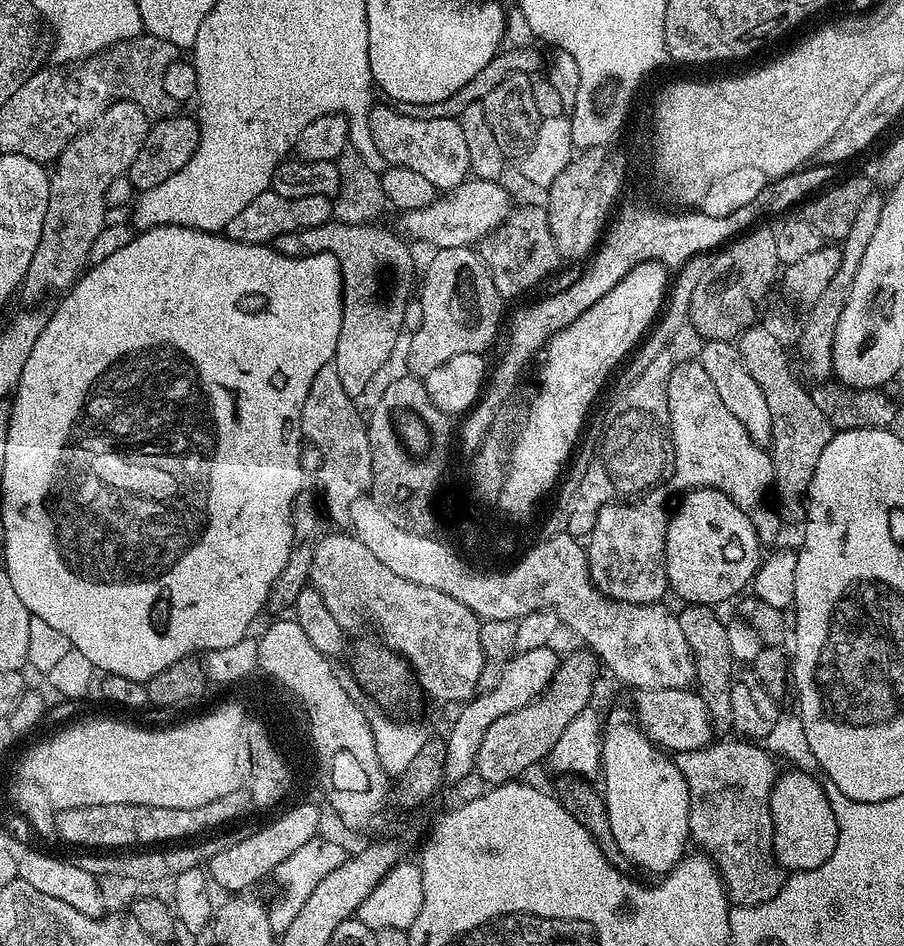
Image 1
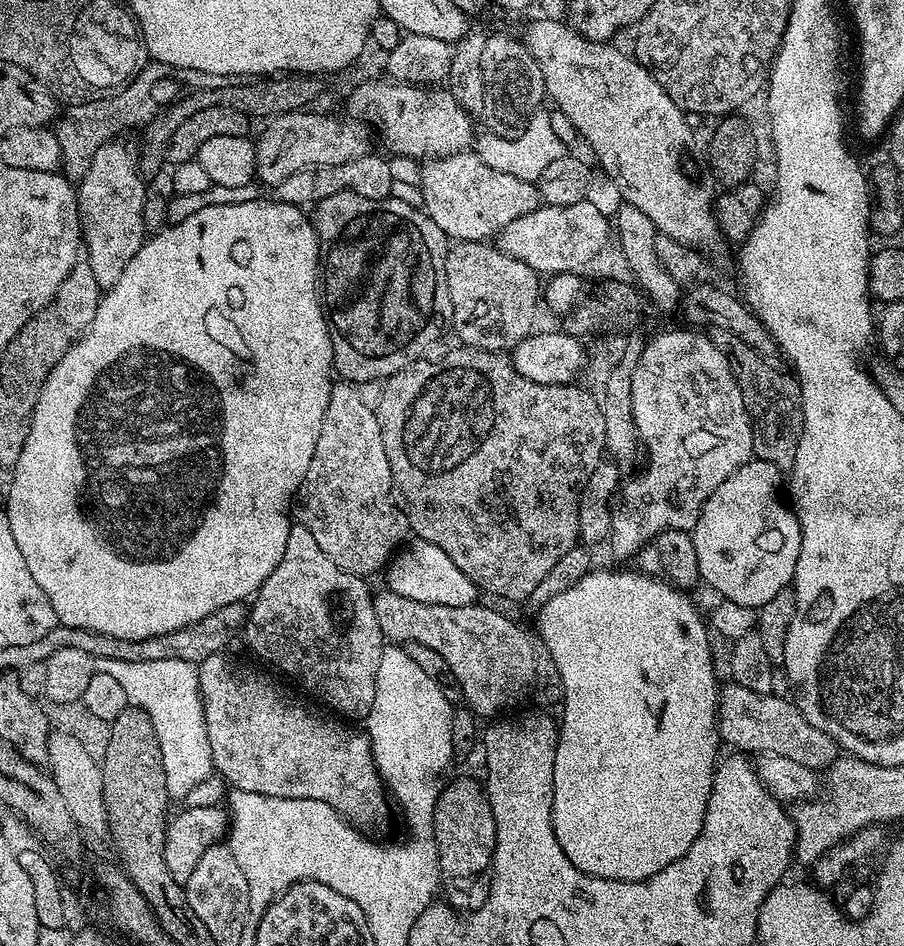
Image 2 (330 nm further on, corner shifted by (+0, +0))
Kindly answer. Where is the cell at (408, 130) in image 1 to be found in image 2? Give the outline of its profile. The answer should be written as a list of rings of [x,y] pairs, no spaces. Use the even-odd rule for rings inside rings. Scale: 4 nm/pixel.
[[[468,150],[429,159],[423,165],[419,186],[424,199],[423,211],[452,242],[487,241],[510,222],[530,214],[542,204],[540,189],[533,181],[502,174],[502,170],[486,166],[479,156]]]

